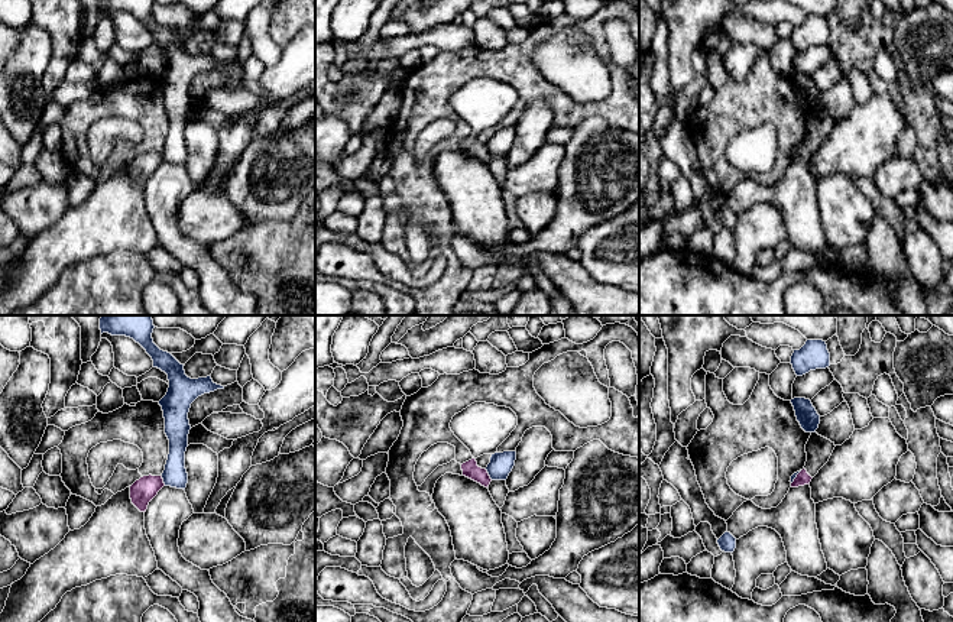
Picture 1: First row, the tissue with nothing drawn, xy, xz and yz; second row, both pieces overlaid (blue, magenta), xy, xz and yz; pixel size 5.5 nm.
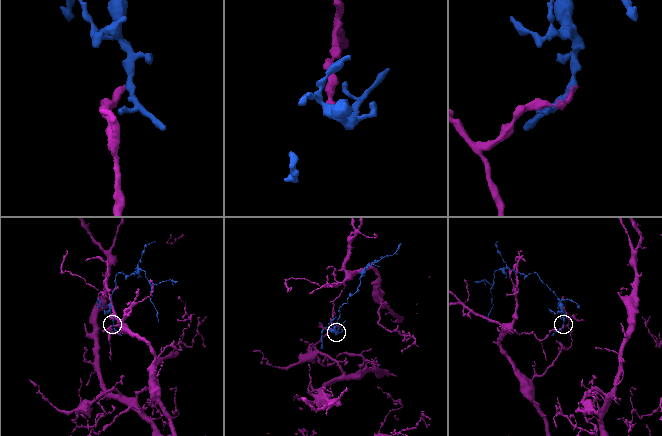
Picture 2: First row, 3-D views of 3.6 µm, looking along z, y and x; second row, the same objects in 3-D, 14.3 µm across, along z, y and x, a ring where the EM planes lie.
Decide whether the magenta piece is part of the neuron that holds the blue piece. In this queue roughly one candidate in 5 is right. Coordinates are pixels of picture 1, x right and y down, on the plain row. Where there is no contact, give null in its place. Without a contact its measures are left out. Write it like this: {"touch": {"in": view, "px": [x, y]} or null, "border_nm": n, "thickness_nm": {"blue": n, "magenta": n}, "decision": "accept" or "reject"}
{"touch": {"in": "xz", "px": [489, 151]}, "border_nm": 80, "thickness_nm": {"blue": 130, "magenta": 90}, "decision": "reject"}

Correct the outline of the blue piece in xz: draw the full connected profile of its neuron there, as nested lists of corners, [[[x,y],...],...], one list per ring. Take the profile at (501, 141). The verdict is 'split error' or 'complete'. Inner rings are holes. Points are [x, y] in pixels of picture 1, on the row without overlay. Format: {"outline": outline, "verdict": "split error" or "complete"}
{"outline": [[[516,127],[495,129],[486,146],[492,156],[506,156],[516,136]]], "verdict": "complete"}

